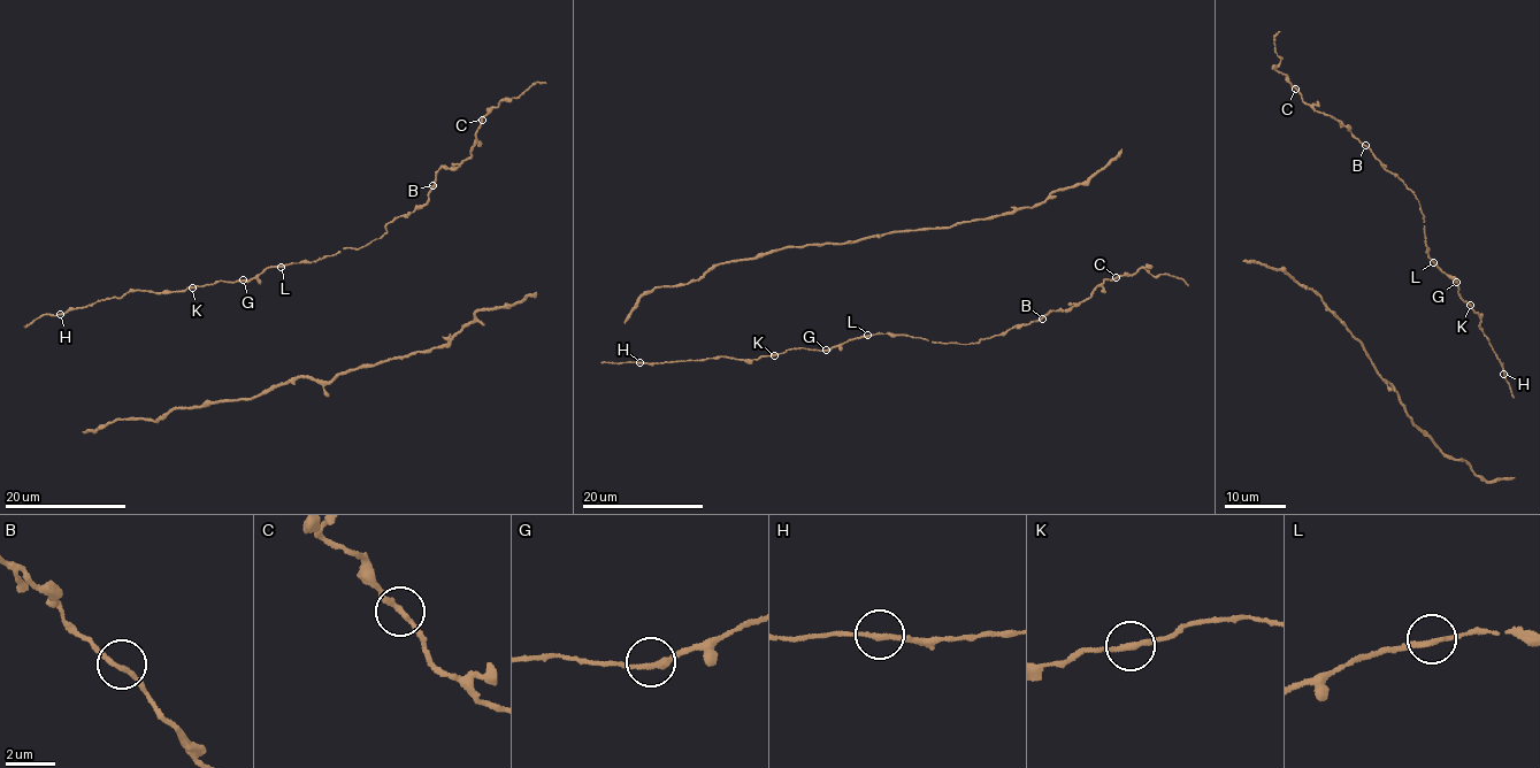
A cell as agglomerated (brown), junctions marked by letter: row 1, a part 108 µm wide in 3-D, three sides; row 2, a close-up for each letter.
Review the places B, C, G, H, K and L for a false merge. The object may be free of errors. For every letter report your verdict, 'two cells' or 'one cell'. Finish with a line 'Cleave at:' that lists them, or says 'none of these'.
B: one cell
C: one cell
G: one cell
H: one cell
K: one cell
L: one cell
Cleave at: none of these

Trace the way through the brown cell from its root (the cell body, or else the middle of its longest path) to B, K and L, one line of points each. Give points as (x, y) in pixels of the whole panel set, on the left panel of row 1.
B: (58, 316), (130, 291), (251, 279), (364, 247), (389, 222), (422, 207), (433, 185)
K: (58, 316), (122, 297), (130, 291), (170, 292), (192, 288)
L: (58, 316), (122, 297), (130, 291), (179, 292), (220, 281), (258, 277), (265, 269), (281, 266)

